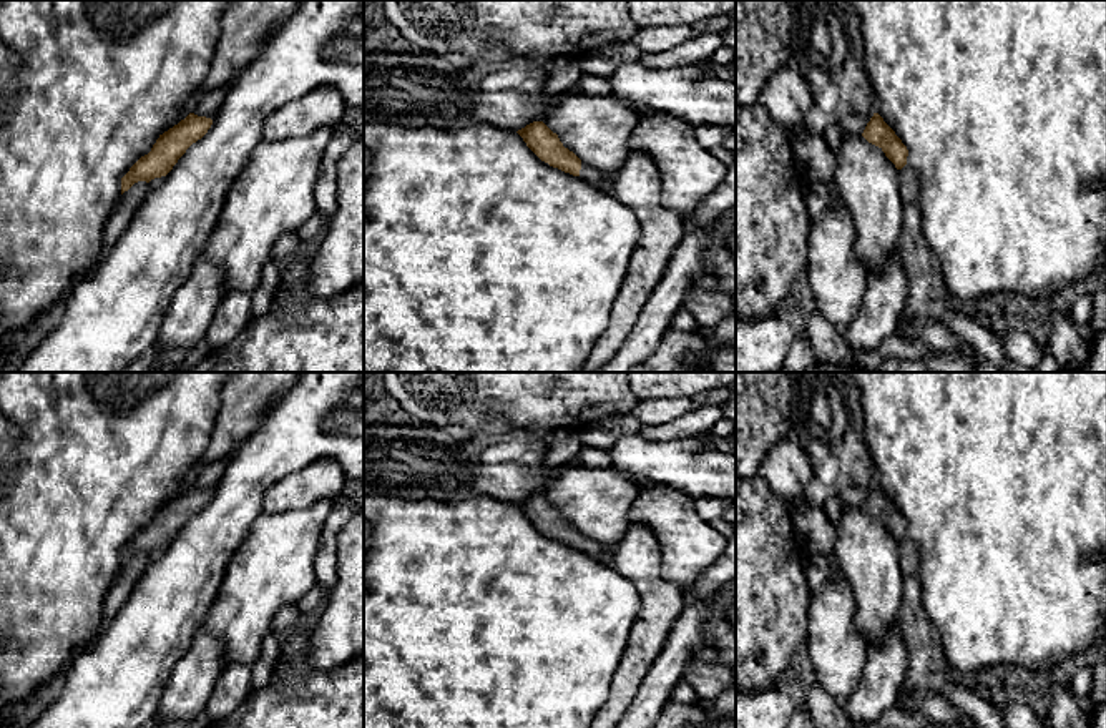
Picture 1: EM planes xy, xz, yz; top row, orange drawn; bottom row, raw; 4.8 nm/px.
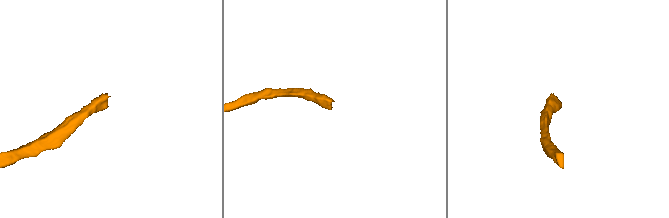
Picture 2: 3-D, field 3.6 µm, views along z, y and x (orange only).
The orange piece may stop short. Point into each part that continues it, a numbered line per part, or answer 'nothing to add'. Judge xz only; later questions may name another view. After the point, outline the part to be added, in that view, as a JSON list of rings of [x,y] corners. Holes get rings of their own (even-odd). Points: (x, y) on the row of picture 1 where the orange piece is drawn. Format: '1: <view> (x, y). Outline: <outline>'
1: xz (593, 177). Outline: [[[581,163],[580,178],[588,181],[590,184],[599,188],[606,176],[608,175],[604,175],[603,171]]]

